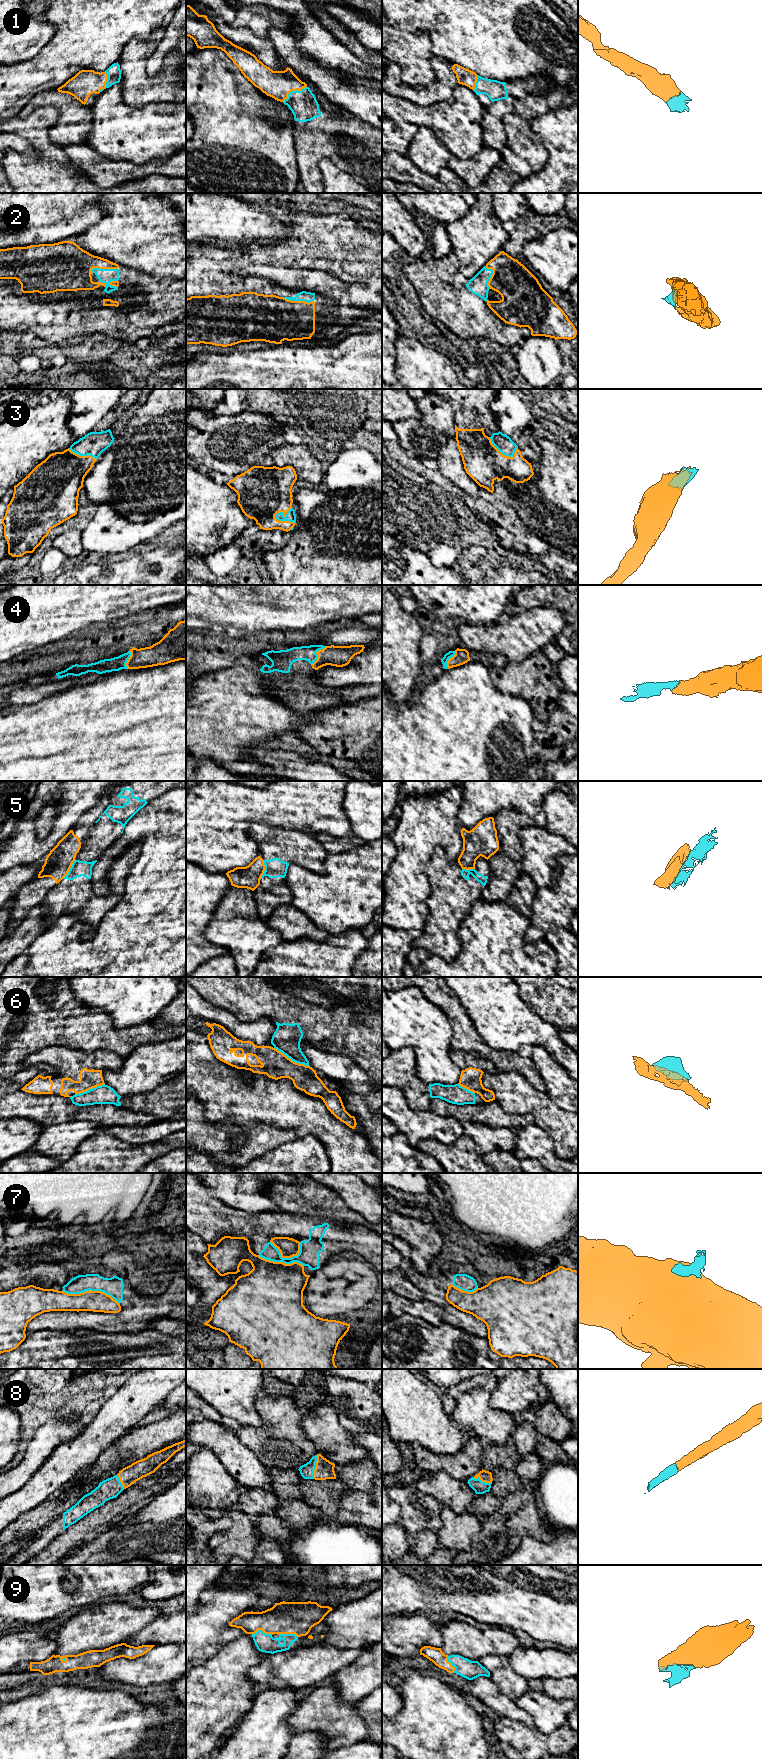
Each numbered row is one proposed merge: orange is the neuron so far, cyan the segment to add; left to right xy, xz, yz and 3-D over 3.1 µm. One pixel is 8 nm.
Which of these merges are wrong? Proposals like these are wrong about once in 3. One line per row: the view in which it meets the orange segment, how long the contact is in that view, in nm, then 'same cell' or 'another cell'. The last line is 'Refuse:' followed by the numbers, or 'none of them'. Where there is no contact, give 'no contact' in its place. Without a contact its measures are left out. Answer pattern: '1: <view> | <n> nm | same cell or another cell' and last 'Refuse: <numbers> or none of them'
1: xz | 240 nm | same cell
2: xz | 260 nm | same cell
3: xz | 180 nm | same cell
4: xz | 190 nm | same cell
5: xy | 190 nm | another cell
6: xz | 320 nm | another cell
7: xy | 480 nm | another cell
8: xz | 200 nm | same cell
9: xz | 160 nm | same cell
Refuse: 5, 6, 7

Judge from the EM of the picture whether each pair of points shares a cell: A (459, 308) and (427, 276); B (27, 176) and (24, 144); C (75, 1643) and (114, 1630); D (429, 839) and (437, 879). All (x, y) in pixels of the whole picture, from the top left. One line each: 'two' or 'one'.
A: one
B: two
C: one
D: two

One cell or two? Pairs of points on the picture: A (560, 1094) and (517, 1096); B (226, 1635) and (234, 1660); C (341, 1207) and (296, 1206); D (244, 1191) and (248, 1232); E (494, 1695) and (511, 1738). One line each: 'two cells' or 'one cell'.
A: two cells
B: two cells
C: one cell
D: two cells
E: two cells

